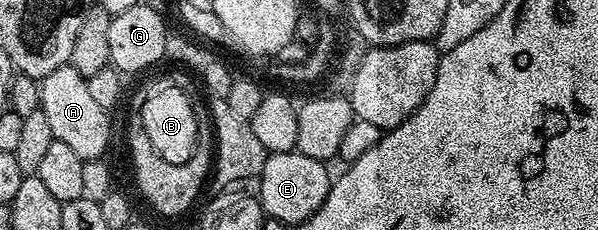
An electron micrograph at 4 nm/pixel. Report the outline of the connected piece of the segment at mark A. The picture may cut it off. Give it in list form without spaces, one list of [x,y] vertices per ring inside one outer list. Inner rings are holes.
[[[74,66],[55,68],[46,78],[40,79],[41,108],[51,124],[51,132],[56,141],[68,144],[80,158],[101,158],[109,146],[110,111],[99,108],[99,103],[87,89],[86,75],[80,74]]]

